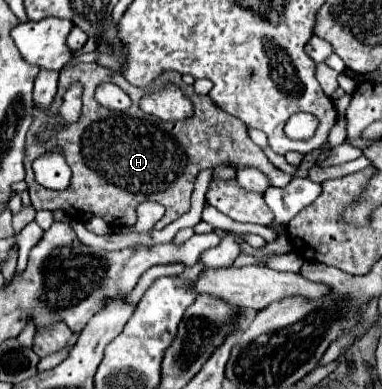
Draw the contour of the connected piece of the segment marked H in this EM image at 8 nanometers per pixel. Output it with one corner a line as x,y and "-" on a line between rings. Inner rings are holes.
76,63
60,71
58,93
54,97
50,109
52,117
48,123
52,123
58,117
58,105
62,105
62,95
66,93
66,87
70,83
82,83
84,87
82,115
78,123
60,127
48,141
38,143
38,131
46,127
46,123
36,119
26,139
24,180
28,183
32,207
36,211
60,209
70,219
80,223
86,223
92,217
102,217
110,227
122,227
136,223
136,207
140,203
156,201
166,207
164,217
156,223
156,229
164,229
168,223
176,221
180,215
190,211
190,197
194,191
194,183
198,173
204,169
216,169
218,165
224,163
230,163
236,169
248,165
260,169
268,177
272,187
286,187
290,183
290,175
274,167
264,155
264,151
252,143
246,125
242,121
216,107
208,95
196,95
190,85
182,83
182,75
178,75
176,71
162,73
158,81
152,83
152,87
154,91
160,91
166,85
174,83
178,89
184,91
184,95
194,105
194,115
184,121
158,121
156,117
142,113
138,101
144,97
144,89
126,83
126,79
120,73
100,67
98,63
-
104,81
122,87
132,99
132,109
116,113
98,105
94,99
94,89
-
48,143
54,143
54,147
62,147
62,151
66,153
66,161
72,169
72,181
64,191
46,189
38,185
34,179
32,161
42,153
46,153

